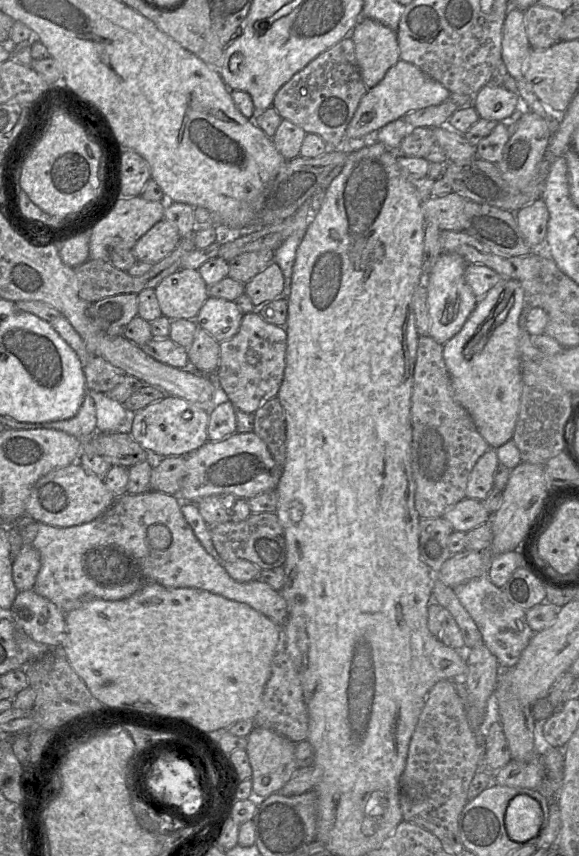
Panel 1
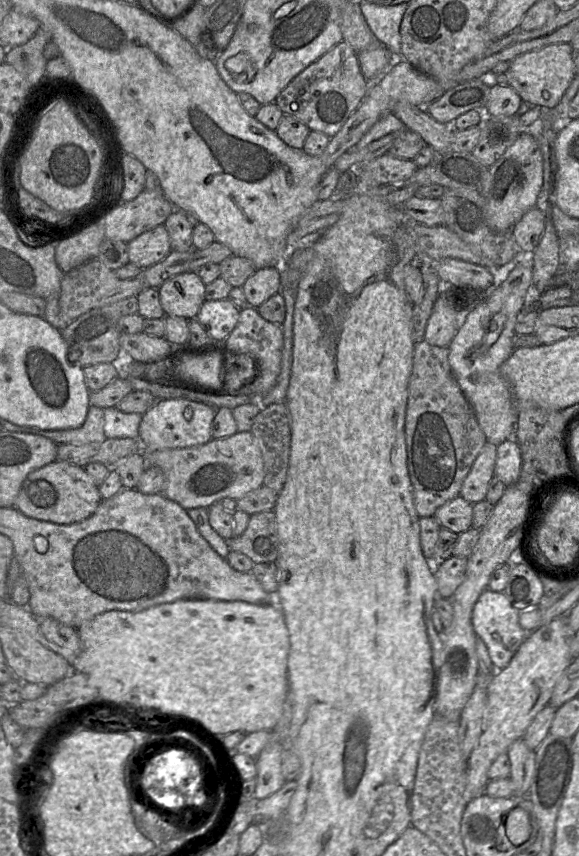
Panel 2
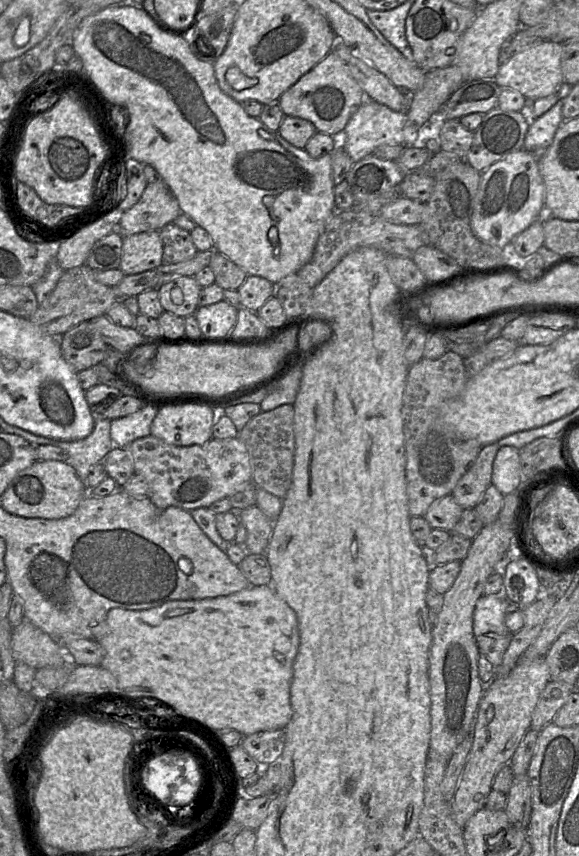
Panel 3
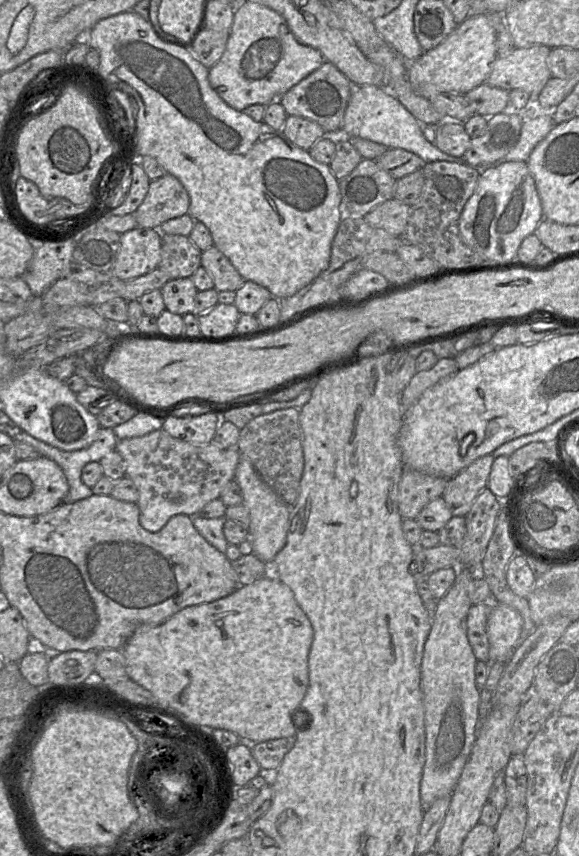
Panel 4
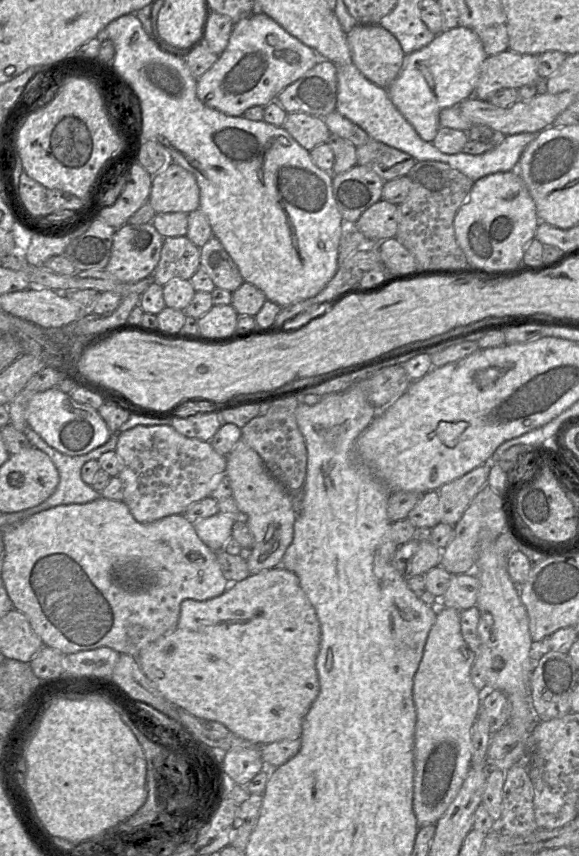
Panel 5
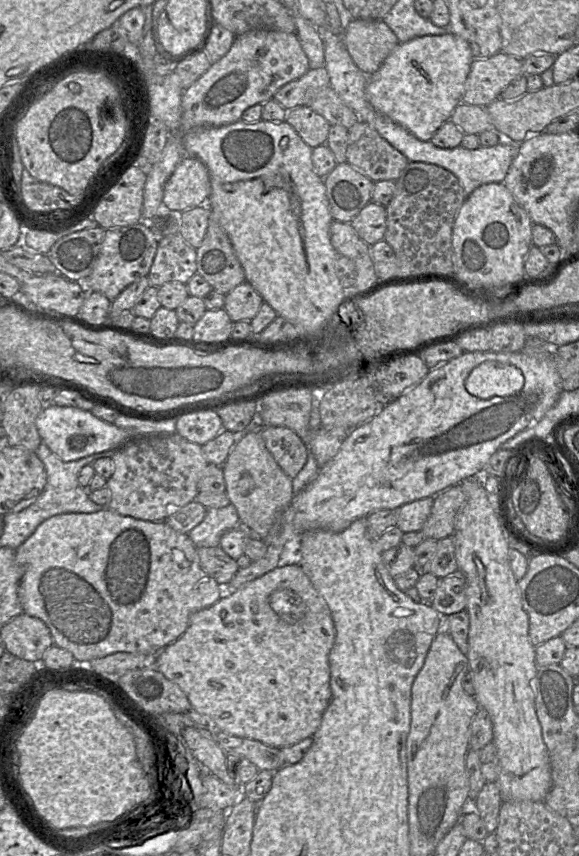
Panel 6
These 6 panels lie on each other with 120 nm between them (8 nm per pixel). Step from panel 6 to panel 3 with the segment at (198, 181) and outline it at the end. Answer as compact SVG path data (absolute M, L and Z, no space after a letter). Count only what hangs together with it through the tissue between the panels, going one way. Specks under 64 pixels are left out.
M161 181L148 183L140 199L128 210L116 215L116 230L122 236L146 231L160 231L165 225L172 223L181 214L178 200Z

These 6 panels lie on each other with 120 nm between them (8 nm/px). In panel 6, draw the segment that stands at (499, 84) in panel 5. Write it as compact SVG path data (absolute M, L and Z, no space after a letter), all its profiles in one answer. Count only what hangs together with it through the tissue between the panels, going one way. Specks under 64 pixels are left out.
M499 51L489 58L474 59L465 82L463 103L487 107L504 88L523 74L522 60Z

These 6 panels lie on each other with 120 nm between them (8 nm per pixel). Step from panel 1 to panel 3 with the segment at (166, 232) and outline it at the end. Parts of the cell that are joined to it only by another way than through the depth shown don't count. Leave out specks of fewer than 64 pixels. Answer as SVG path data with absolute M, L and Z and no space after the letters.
M159 231L123 236L119 269L127 275L156 269L162 262L163 243Z

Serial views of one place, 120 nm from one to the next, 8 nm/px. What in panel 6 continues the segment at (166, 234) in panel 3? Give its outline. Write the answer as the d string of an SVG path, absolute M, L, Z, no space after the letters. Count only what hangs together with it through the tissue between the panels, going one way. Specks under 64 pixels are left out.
M180 234L158 237L156 254L148 272L151 285L160 287L168 282L186 284L196 273L196 249Z

